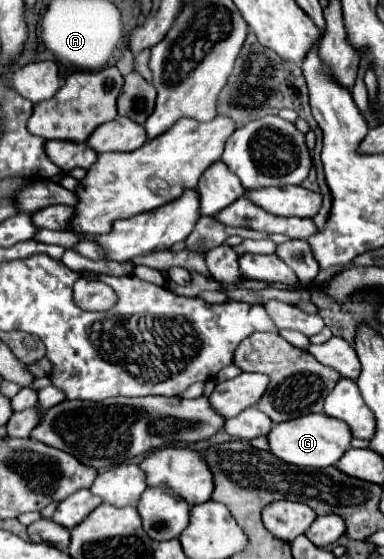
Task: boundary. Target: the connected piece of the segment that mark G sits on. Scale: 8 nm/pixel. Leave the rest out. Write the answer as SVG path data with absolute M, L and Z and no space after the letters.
M307 414L293 420L287 420L283 424L275 424L271 428L271 434L267 434L269 452L275 454L275 458L295 464L295 466L311 466L311 468L327 468L333 466L349 448L351 442L351 430L345 422L327 418L325 414Z

